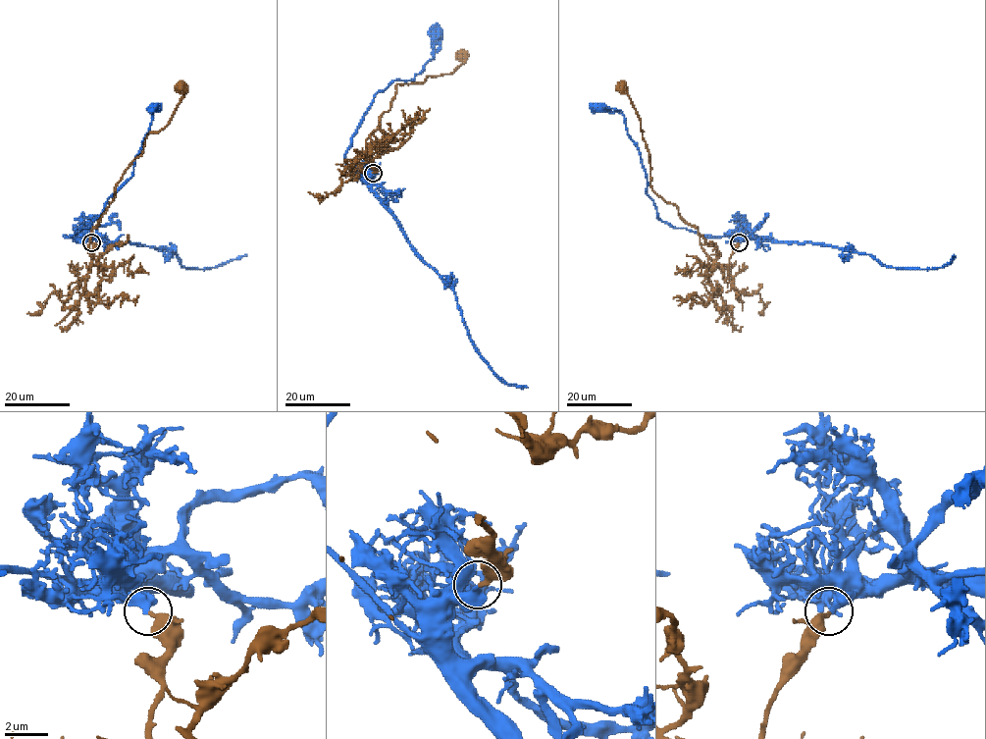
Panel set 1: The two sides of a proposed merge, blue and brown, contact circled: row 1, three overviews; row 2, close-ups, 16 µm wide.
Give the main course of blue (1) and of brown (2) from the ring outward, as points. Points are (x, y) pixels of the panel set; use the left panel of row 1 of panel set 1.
1: (91, 242), (64, 236), (86, 229), (103, 211), (106, 201), (131, 176), (154, 106)
2: (91, 242), (95, 264), (90, 233), (126, 169), (141, 153), (145, 137), (170, 120), (183, 94), (180, 80)

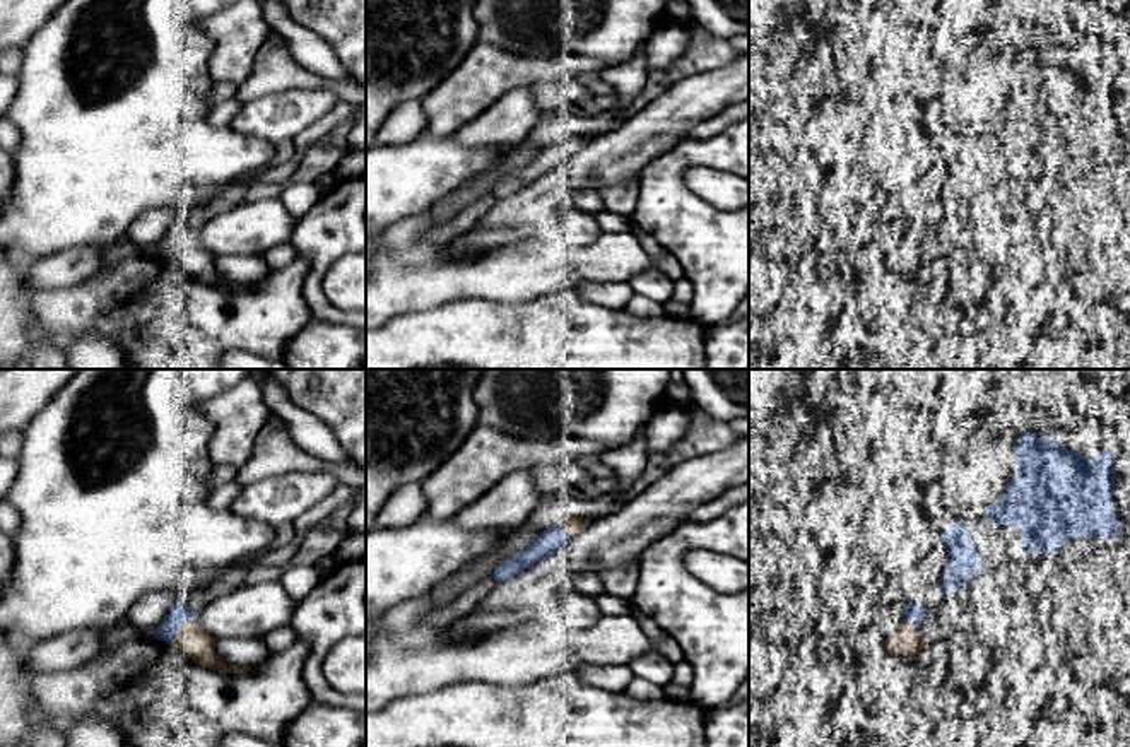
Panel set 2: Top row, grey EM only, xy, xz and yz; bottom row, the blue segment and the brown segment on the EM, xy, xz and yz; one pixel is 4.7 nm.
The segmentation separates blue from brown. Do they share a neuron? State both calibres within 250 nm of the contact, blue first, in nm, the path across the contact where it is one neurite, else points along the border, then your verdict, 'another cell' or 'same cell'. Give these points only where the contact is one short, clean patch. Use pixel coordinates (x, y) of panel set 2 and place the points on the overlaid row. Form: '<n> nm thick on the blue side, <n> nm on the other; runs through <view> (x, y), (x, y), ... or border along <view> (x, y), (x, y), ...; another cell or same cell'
100 nm thick on the blue side, 140 nm on the other; another cell

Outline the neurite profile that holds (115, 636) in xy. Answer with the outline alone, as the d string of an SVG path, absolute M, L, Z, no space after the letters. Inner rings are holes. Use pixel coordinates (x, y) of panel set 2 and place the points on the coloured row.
M128 622L115 626L106 631L106 636L101 644L101 653L115 650L121 643L137 639L138 636L140 636L140 631L133 626L130 626Z

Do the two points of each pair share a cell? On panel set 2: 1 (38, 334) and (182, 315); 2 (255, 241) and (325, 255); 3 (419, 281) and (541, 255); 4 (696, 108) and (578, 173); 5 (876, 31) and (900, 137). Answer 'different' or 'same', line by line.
1: different
2: different
3: same
4: same
5: same

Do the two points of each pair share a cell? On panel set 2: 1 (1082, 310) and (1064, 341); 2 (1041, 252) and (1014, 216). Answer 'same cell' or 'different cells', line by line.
1: different cells
2: same cell

